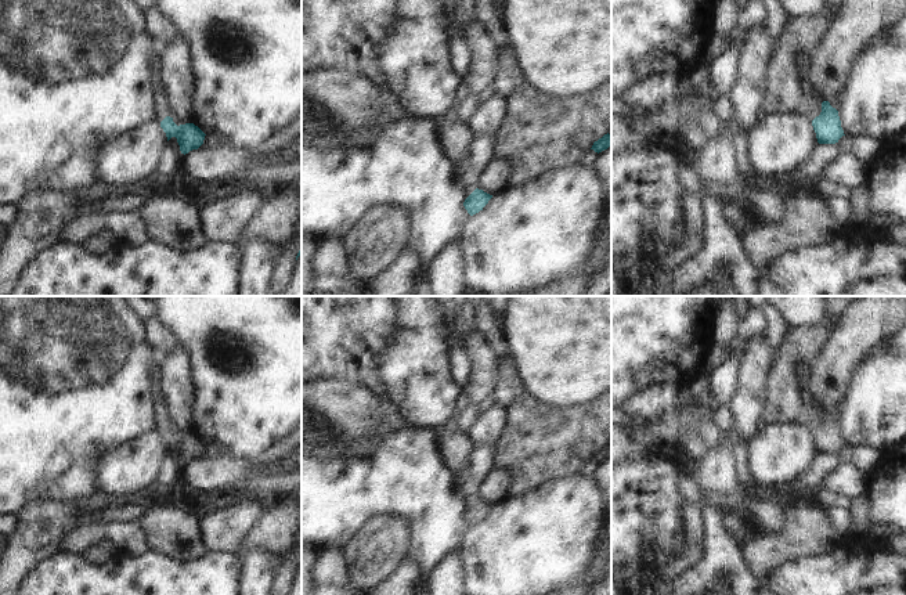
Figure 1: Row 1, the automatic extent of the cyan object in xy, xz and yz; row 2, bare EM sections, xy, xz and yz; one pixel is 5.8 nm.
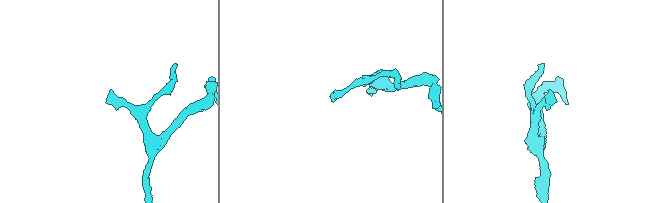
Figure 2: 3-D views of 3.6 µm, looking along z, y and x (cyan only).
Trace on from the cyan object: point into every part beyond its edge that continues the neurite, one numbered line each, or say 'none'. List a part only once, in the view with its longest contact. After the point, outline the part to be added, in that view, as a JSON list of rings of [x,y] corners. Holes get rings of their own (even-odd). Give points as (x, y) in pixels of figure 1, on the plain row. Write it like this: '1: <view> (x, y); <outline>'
1: yz (809, 417); [[[804,364],[799,368],[799,375],[801,375],[801,393],[802,393],[802,410],[797,416],[797,423],[806,428],[811,433],[812,430],[820,425],[822,422],[822,410],[816,404],[813,396],[808,390],[808,379],[811,374],[811,367],[809,364]]]

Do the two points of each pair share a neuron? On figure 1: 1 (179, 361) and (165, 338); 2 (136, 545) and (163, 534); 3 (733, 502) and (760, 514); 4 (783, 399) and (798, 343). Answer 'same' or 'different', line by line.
1: different
2: different
3: same
4: same

